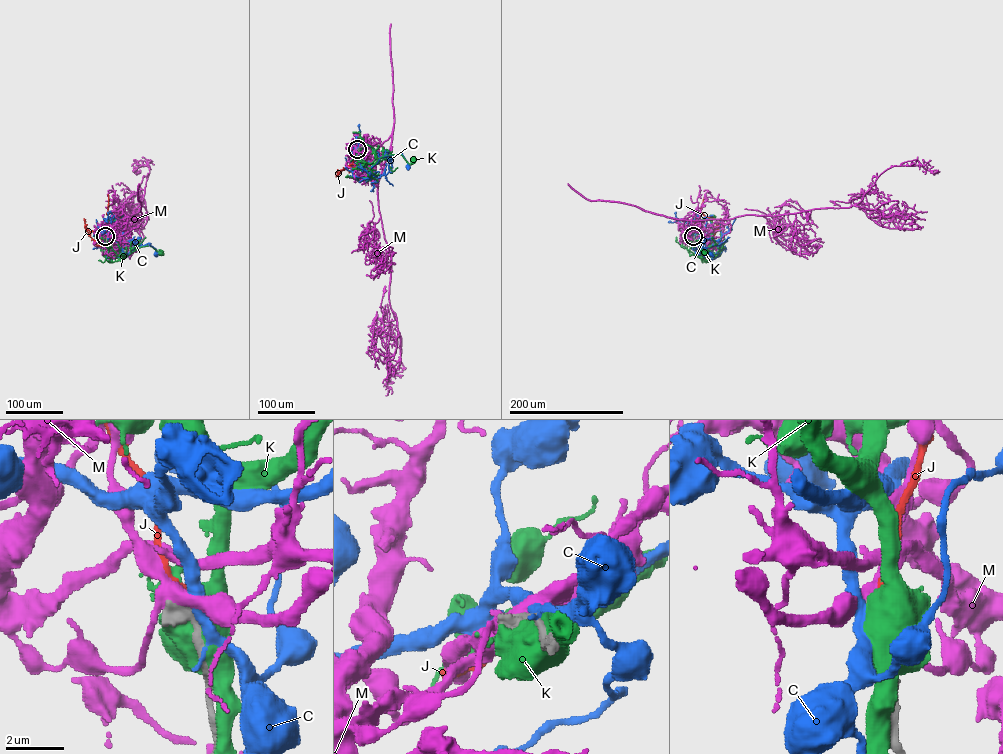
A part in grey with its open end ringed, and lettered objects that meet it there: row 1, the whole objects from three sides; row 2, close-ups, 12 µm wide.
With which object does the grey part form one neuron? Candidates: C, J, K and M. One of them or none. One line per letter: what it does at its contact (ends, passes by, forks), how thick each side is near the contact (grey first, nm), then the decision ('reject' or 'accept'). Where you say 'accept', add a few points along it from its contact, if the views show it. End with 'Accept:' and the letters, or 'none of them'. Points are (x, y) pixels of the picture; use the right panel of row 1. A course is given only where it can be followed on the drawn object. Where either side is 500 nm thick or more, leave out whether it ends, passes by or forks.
C: it forks there; 280 nm thick on the grey side, 320 nm on the other; reject
J: 550 nm thick on the grey side, 320 nm on the other; accept; it runs (694, 236), (697, 228), (704, 239), (718, 229), (709, 242), (711, 246)
K: 300 nm thick on the grey side, 950 nm on the other; reject
M: 600 nm thick on the grey side, 420 nm on the other; reject
Accept: J

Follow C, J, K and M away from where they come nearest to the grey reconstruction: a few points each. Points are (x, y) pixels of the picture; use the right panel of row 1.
C: (693, 236), (692, 233), (689, 244), (696, 253), (701, 254), (696, 243), (711, 254)
J: (694, 236), (697, 228), (704, 239), (718, 229), (709, 242), (711, 246)
K: (693, 236), (691, 232), (690, 246), (702, 257), (698, 245), (708, 250), (706, 253)
M: (693, 236), (745, 215), (855, 205), (875, 209), (882, 225), (900, 229), (895, 211), (911, 216)

